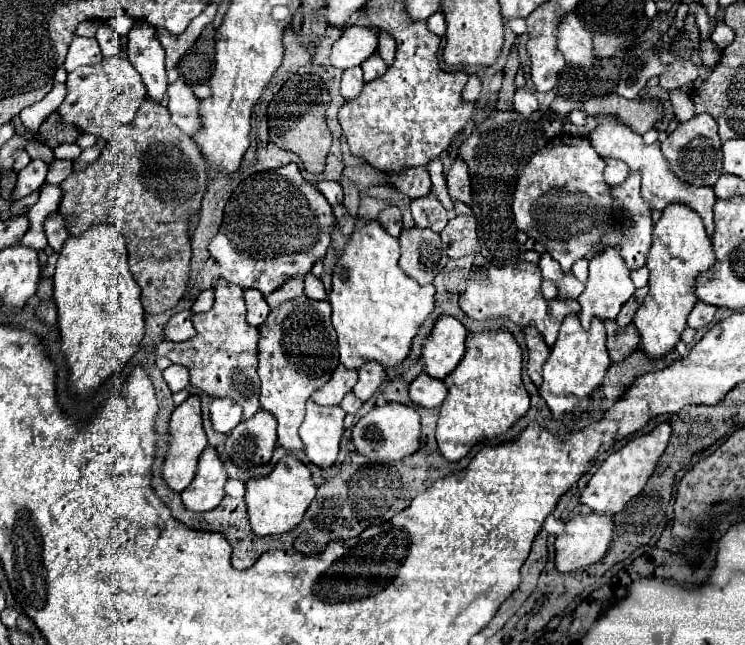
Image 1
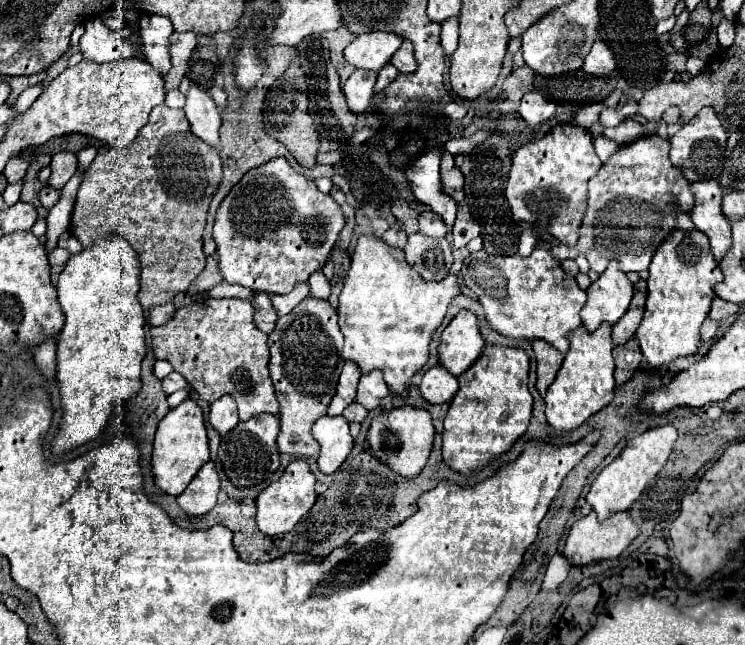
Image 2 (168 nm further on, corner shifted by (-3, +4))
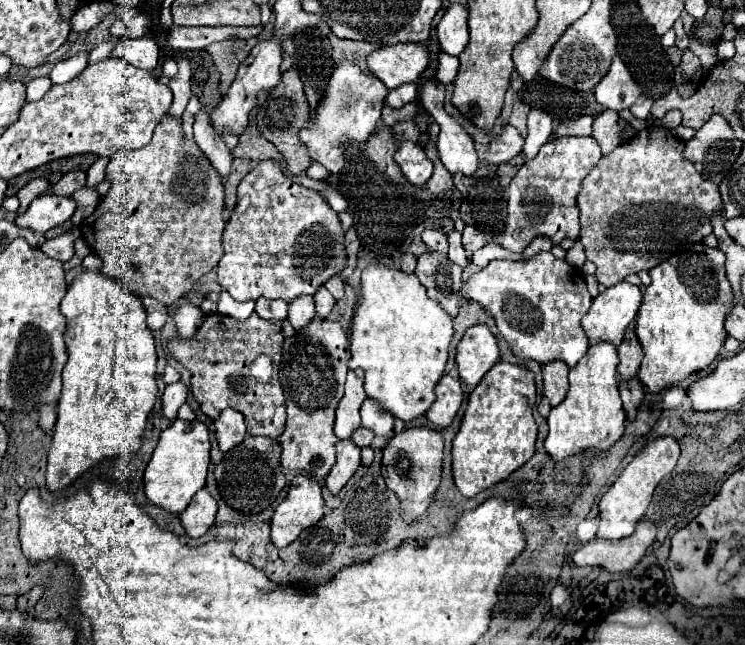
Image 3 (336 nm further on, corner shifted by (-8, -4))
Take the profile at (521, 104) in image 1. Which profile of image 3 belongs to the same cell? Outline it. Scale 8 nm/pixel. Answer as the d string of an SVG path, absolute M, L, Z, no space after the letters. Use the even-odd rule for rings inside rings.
M531 110L529 120L527 120L527 128L529 128L529 134L525 138L523 156L525 156L525 160L531 160L539 152L539 148L549 140L549 136L553 132L551 116L541 110Z

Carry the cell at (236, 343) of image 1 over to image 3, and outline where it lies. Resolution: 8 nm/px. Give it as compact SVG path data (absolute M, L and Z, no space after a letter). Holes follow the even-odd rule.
M215 312L205 316L193 338L173 338L169 342L169 352L193 374L191 392L207 418L215 420L231 406L245 416L249 436L267 436L277 440L285 430L285 396L277 375L283 358L283 342L285 336L281 332L281 322L273 324L257 318L255 312L243 322ZM261 355L269 357L273 364L272 377L267 384L257 382L249 374L251 362Z

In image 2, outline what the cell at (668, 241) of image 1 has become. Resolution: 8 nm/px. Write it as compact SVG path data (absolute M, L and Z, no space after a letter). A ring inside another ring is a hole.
M672 230L656 248L648 276L646 312L636 332L640 350L652 368L668 366L678 356L690 356L698 350L700 326L716 296L712 290L716 282L722 282L722 274L710 252L708 238L702 232Z

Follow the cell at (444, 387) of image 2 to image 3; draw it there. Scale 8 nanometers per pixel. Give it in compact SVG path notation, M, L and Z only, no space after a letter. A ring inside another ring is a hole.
M445 374L441 378L441 382L437 384L435 394L437 394L437 400L433 402L433 406L429 408L429 412L425 416L433 424L435 430L443 430L443 428L451 426L455 414L459 412L459 408L463 404L461 382Z

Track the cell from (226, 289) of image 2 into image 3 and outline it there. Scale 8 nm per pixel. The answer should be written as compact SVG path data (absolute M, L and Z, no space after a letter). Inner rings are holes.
M259 298L255 302L255 312L261 318L271 320L271 322L283 322L287 318L287 308L289 308L289 304L287 302L281 302L281 300L265 300L265 298Z

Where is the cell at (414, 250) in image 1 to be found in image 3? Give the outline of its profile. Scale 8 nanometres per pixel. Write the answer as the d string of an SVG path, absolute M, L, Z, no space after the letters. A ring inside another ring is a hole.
M427 252L419 256L415 274L421 280L421 284L427 288L429 298L437 300L443 306L443 310L451 318L455 318L461 306L459 302L461 300L459 290L463 286L461 268L453 266L453 262L449 262L445 254Z

